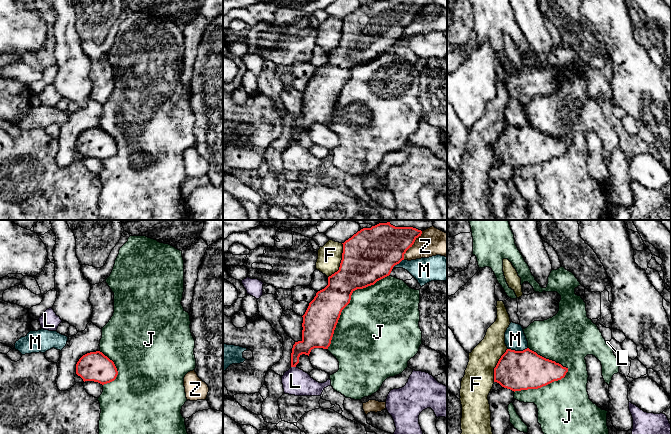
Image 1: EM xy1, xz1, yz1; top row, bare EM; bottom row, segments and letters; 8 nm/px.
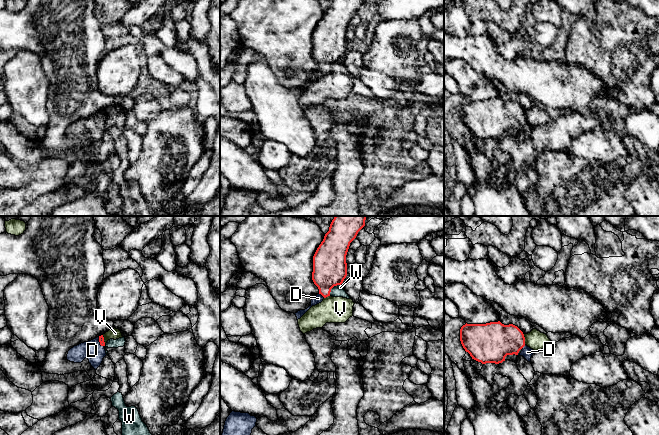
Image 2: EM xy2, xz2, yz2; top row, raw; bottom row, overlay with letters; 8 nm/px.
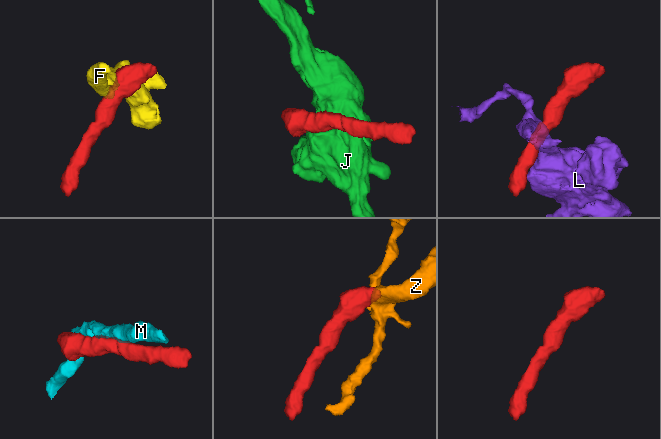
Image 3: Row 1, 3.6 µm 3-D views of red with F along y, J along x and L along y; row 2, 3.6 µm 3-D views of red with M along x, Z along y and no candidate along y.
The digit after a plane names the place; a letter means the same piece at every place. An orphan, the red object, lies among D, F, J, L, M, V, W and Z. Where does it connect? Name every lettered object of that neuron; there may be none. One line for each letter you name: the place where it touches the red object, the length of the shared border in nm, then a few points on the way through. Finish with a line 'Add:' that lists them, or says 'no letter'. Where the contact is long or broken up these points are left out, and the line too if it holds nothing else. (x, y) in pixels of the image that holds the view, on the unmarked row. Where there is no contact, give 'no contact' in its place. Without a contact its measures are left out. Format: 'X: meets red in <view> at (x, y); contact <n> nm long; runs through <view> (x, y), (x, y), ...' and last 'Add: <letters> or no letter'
D: meets red in xz2 at (322, 71); contact 60 nm long; runs through xz2 (329, 41), (322, 71), (318, 74)
Add: D

